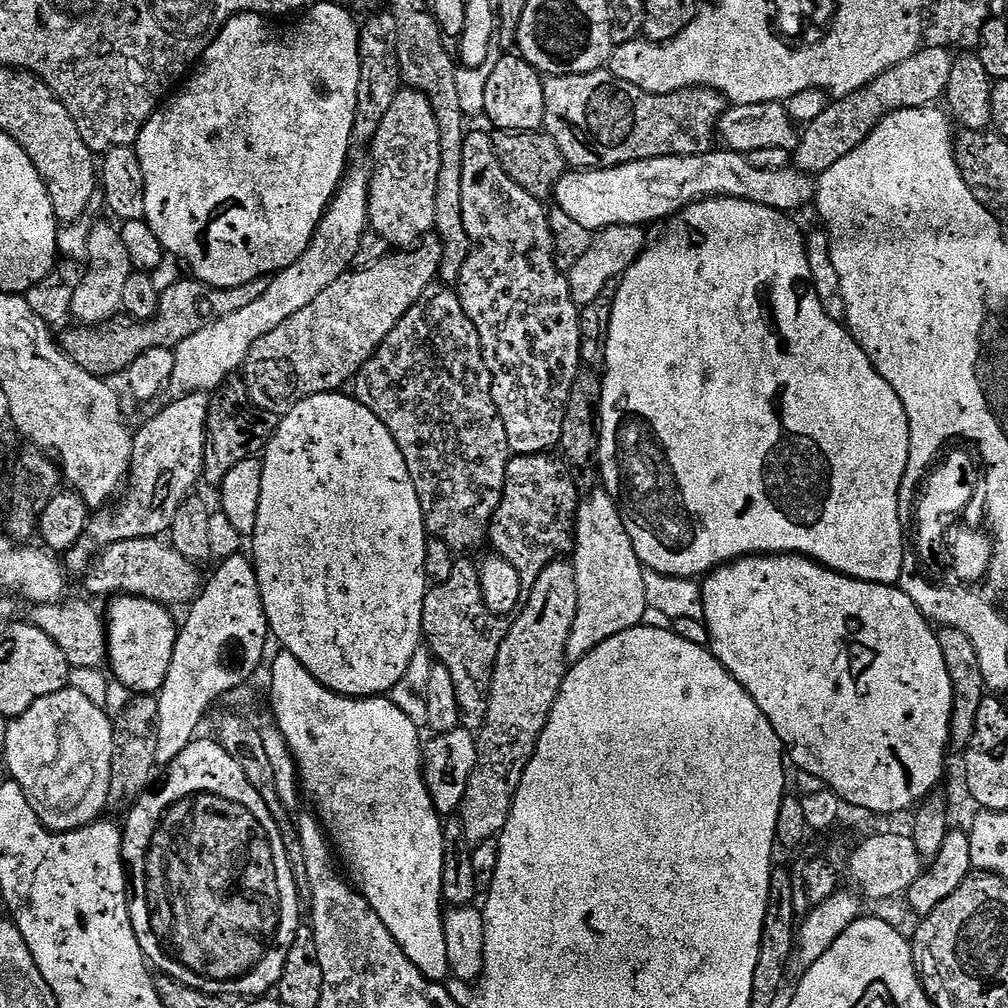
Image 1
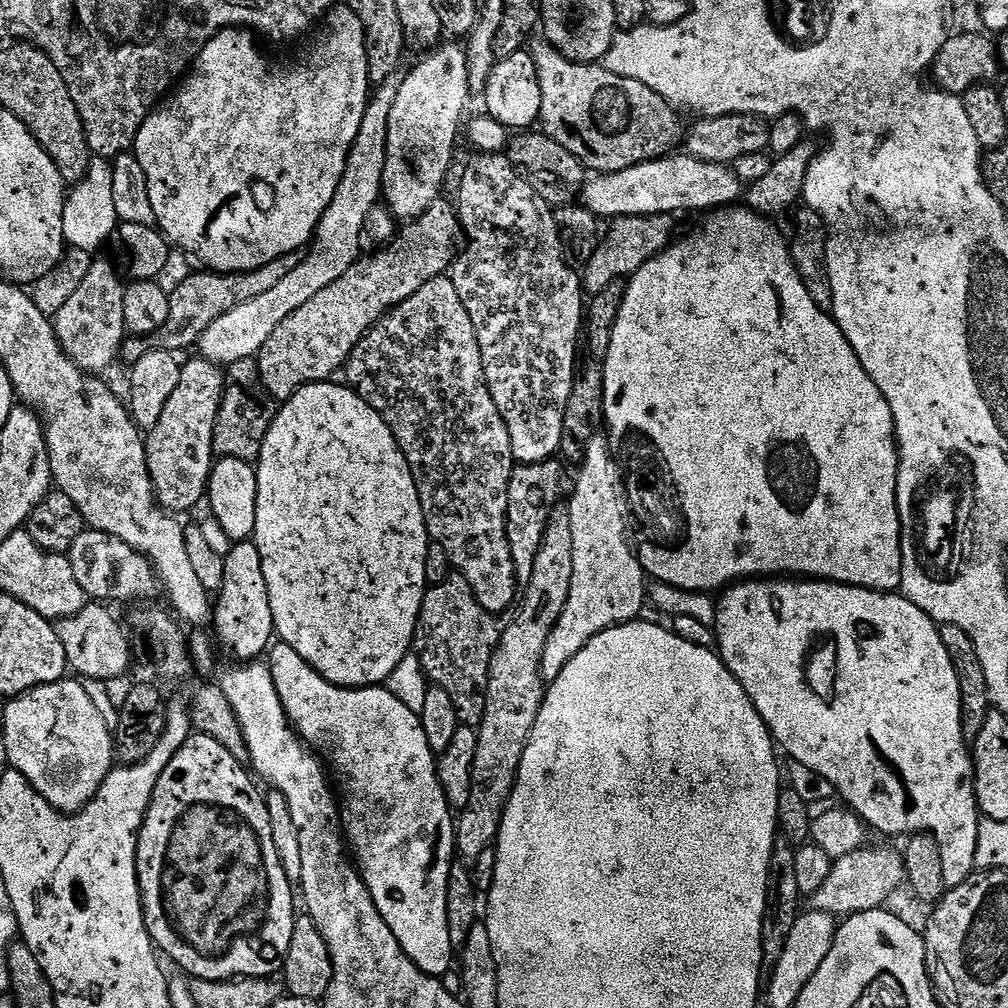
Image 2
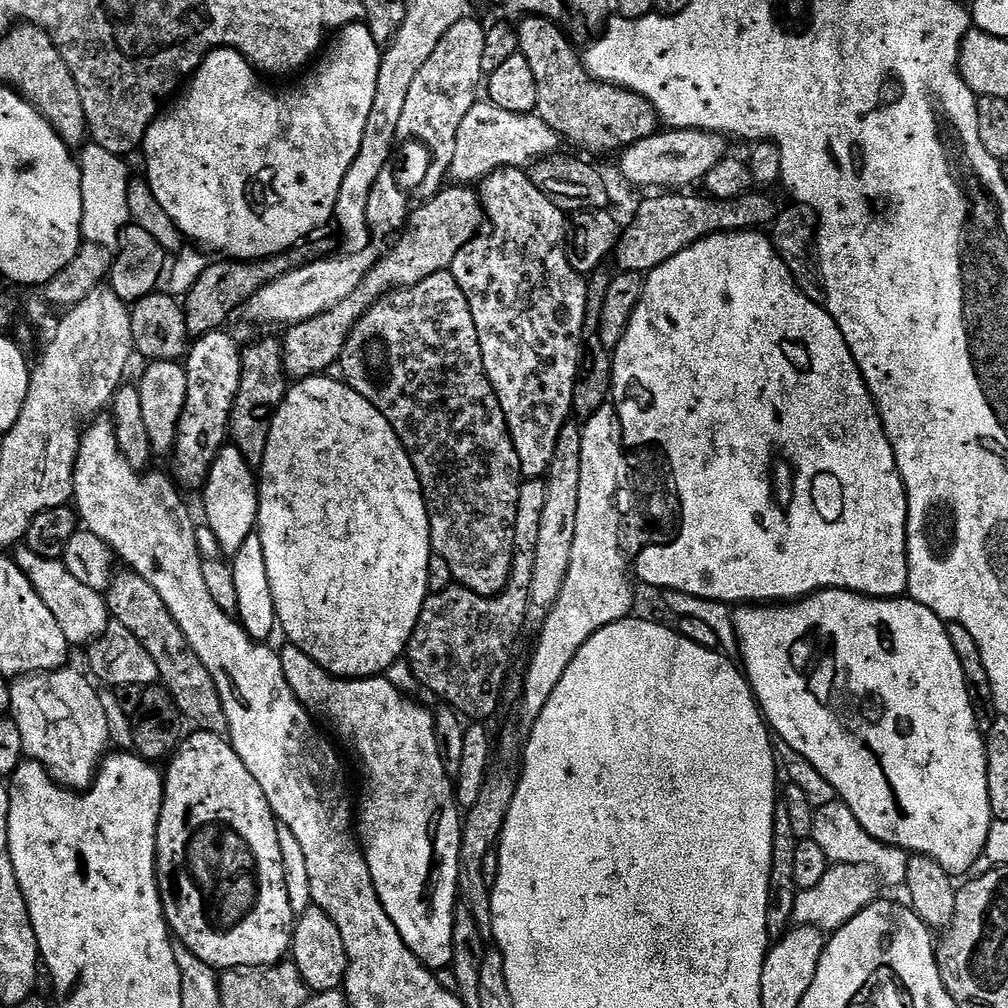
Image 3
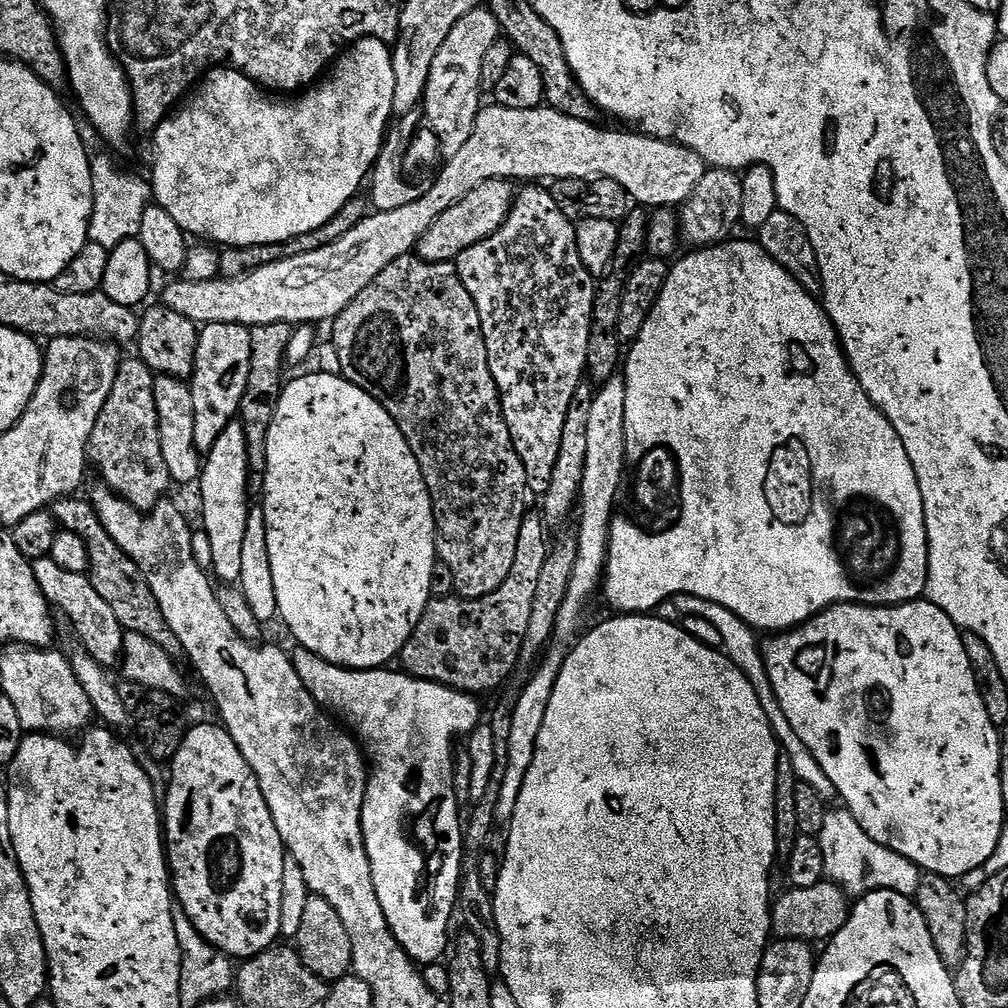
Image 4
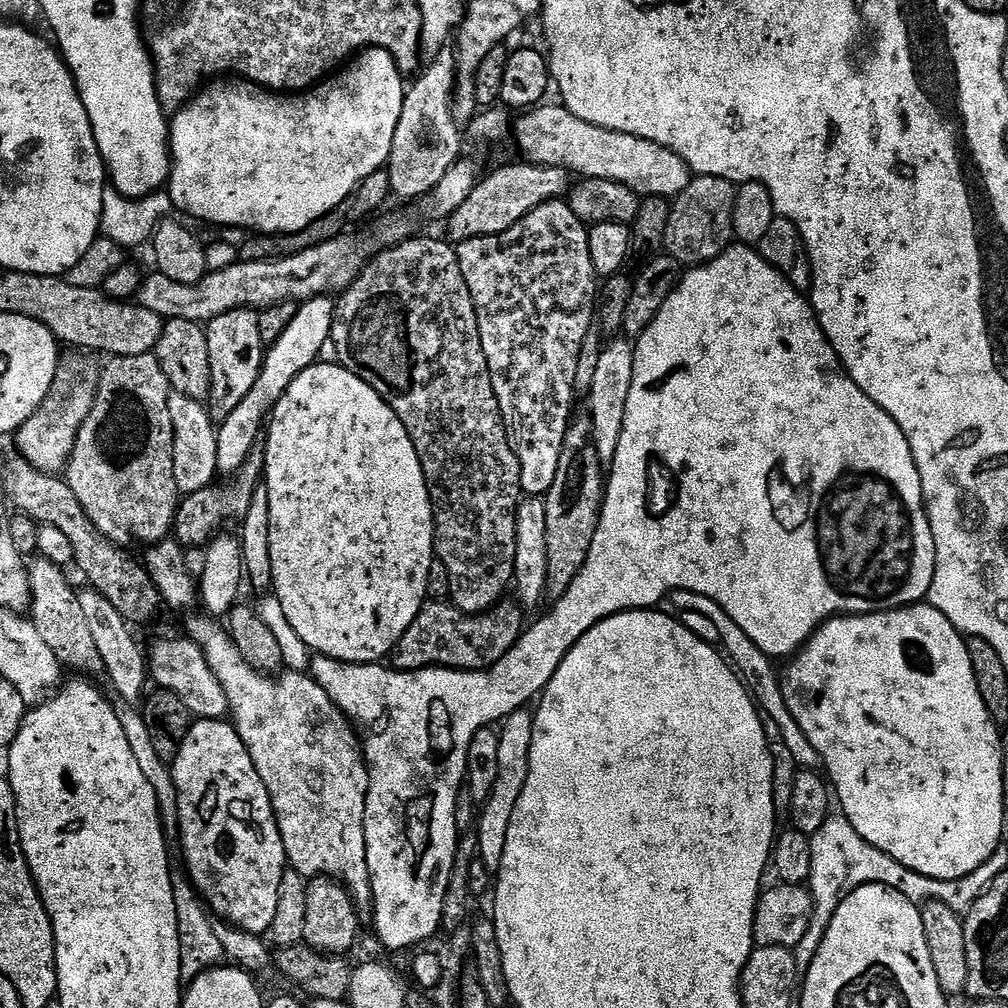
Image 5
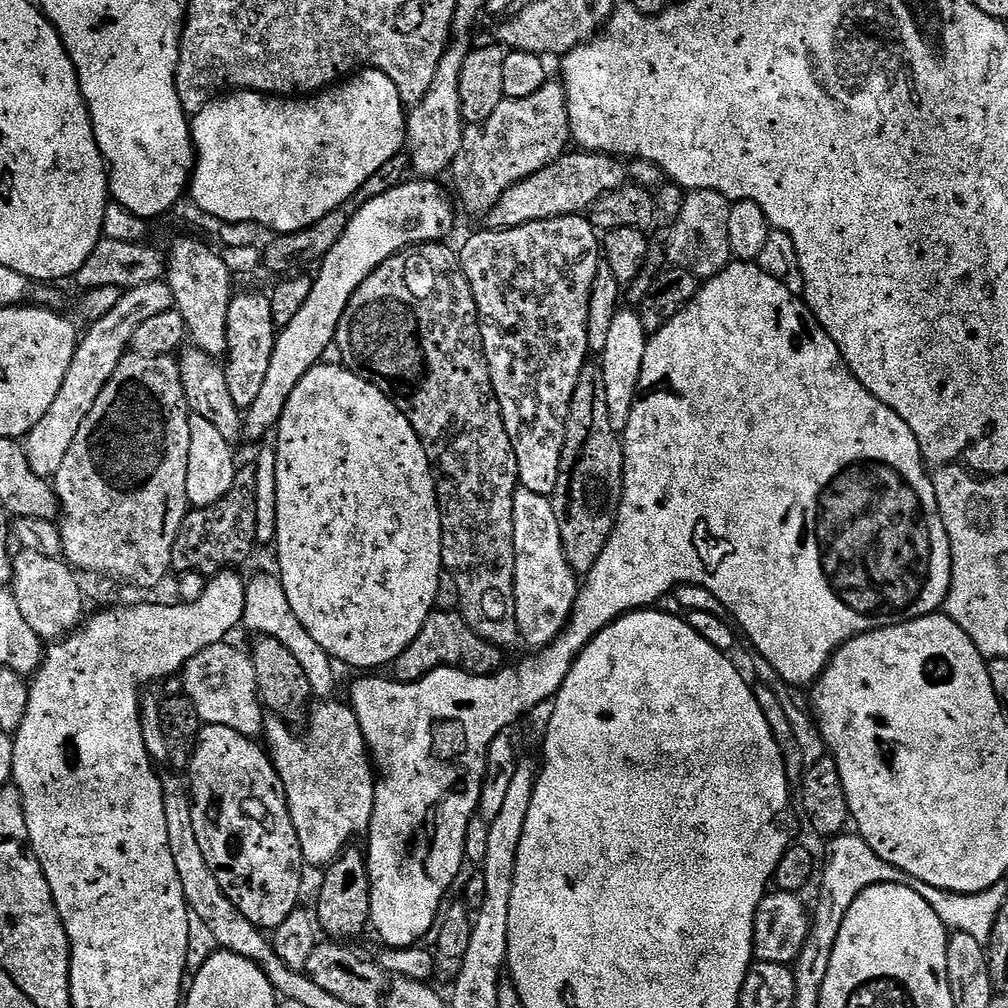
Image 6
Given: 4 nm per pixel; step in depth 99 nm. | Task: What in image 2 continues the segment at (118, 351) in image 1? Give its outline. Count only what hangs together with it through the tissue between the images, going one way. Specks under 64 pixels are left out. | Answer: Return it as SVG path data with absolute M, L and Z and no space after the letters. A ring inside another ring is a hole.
M287 259L275 260L265 268L256 268L253 272L243 274L200 274L192 280L196 292L188 292L186 285L180 285L176 292L169 295L168 320L159 331L144 337L127 337L120 347L119 359L125 360L128 366L133 366L140 358L151 351L166 351L173 354L187 348L188 344L195 345L200 335L207 330L222 312L229 312L238 304L258 298L266 290L278 286L278 282L288 272L290 267ZM188 292L188 293L187 293ZM188 343L188 344L187 344Z

